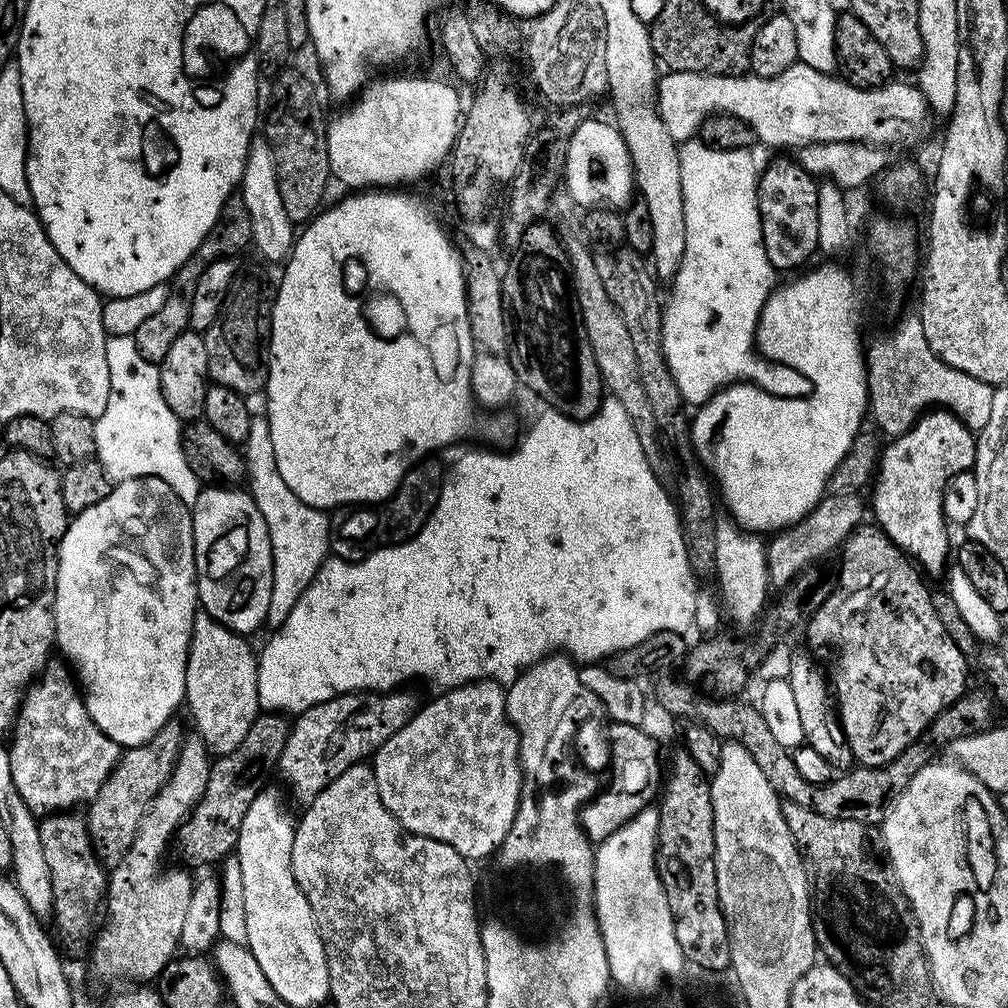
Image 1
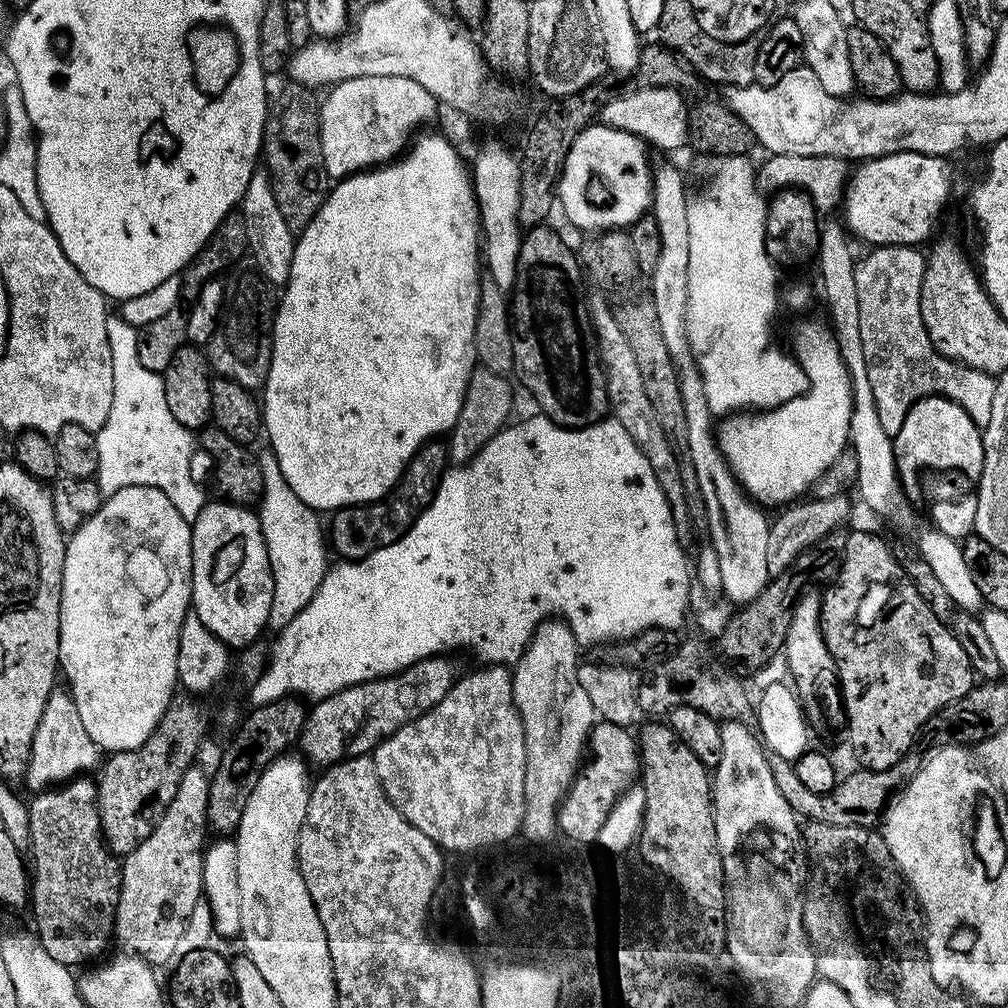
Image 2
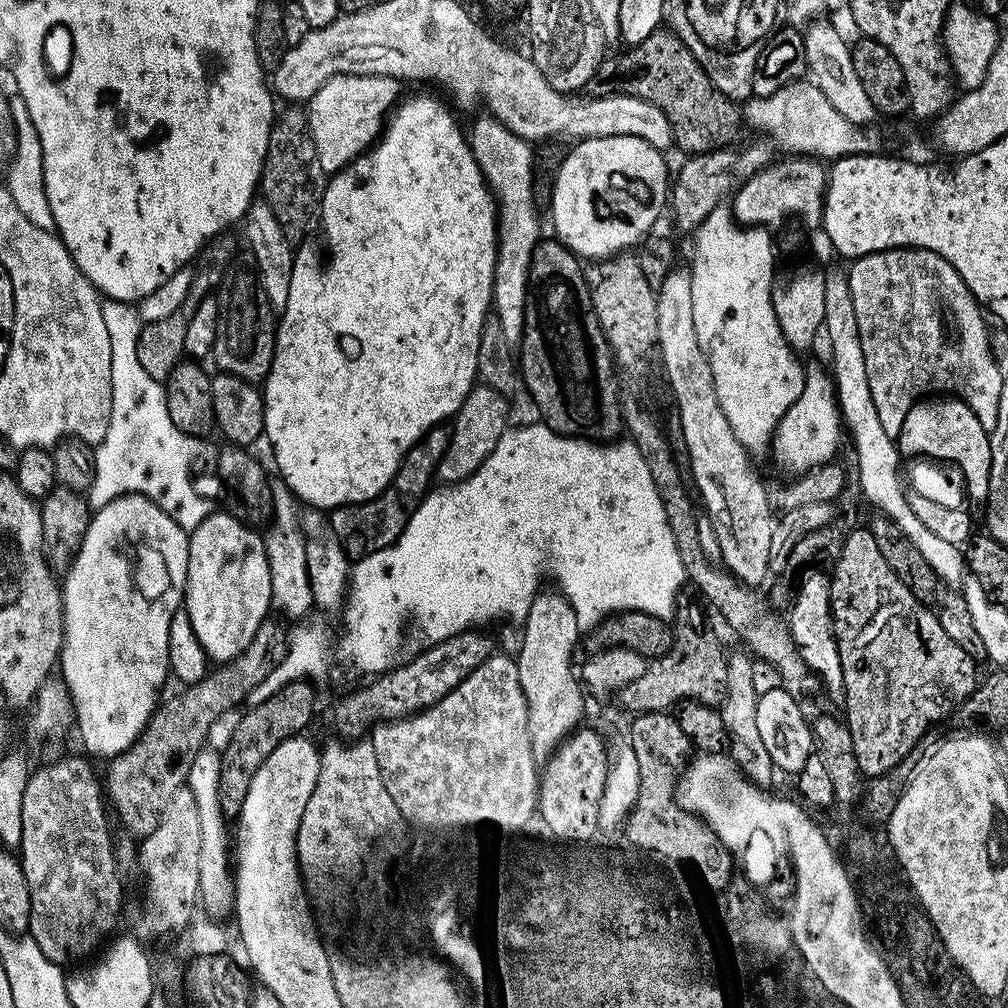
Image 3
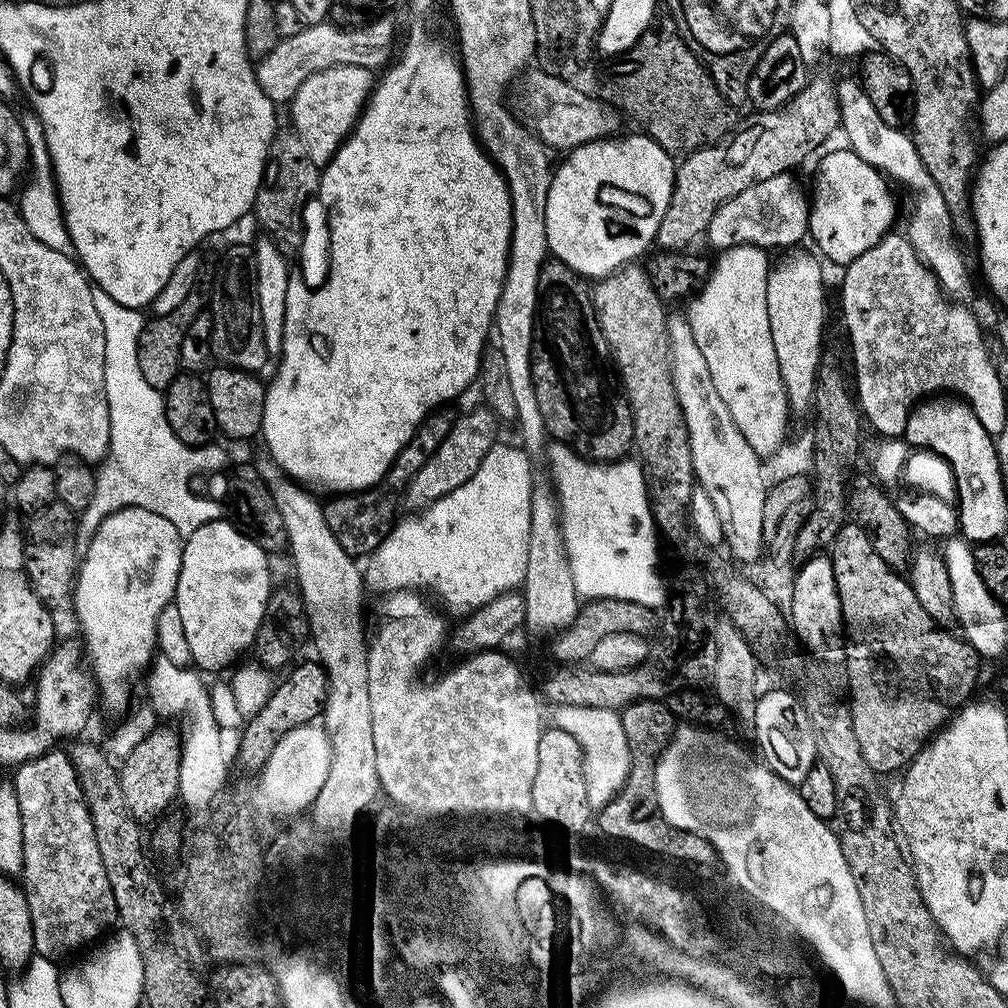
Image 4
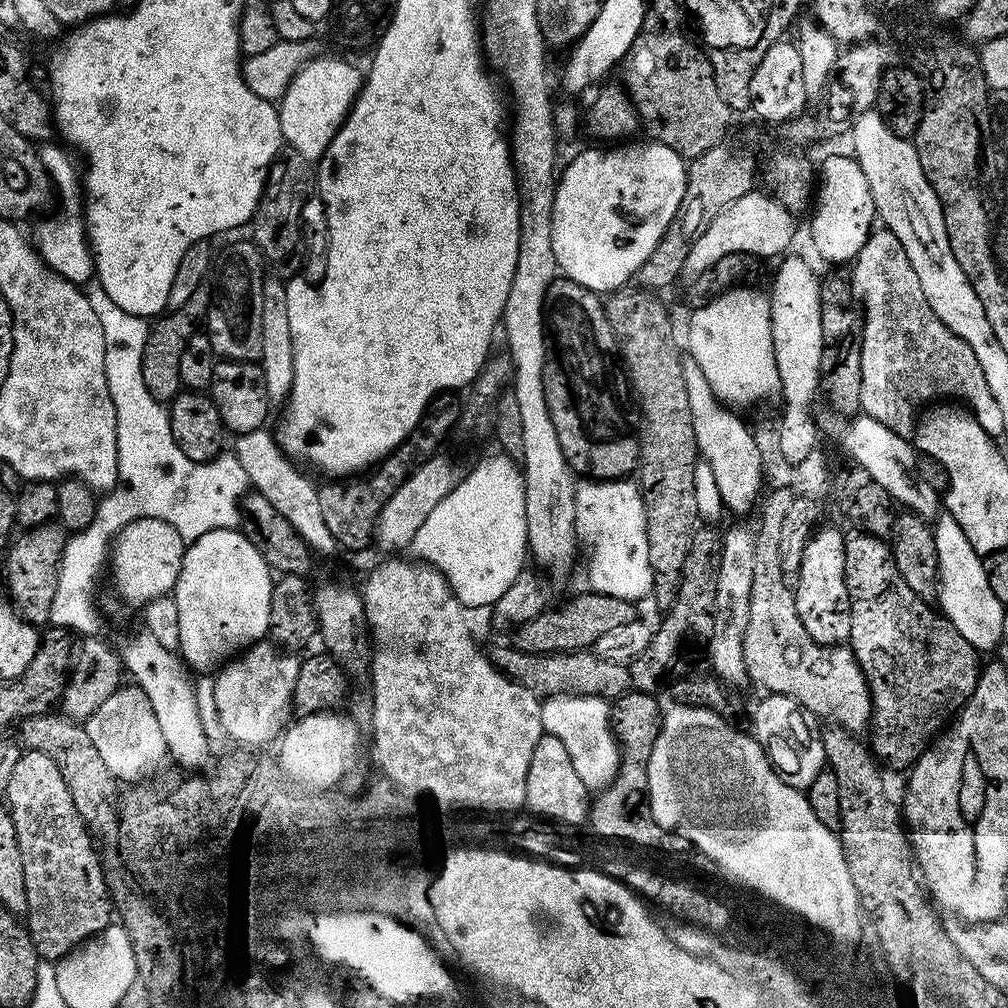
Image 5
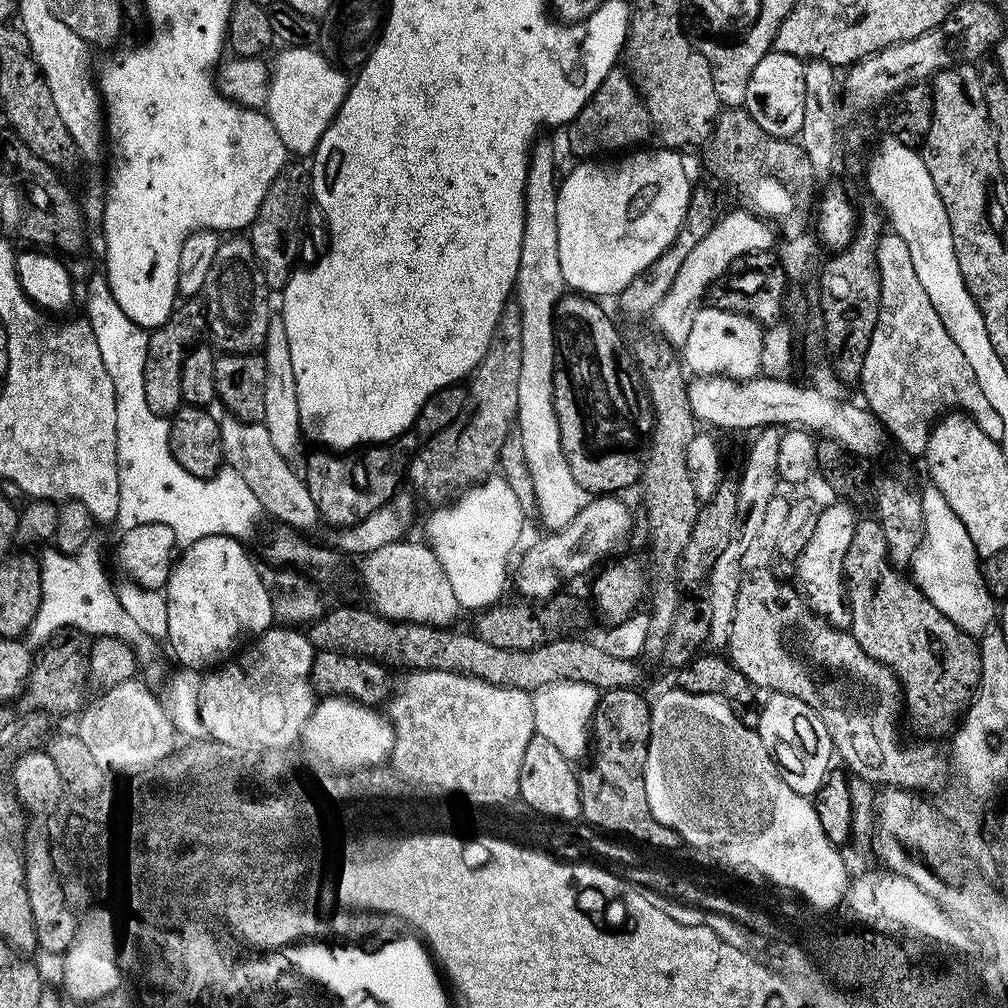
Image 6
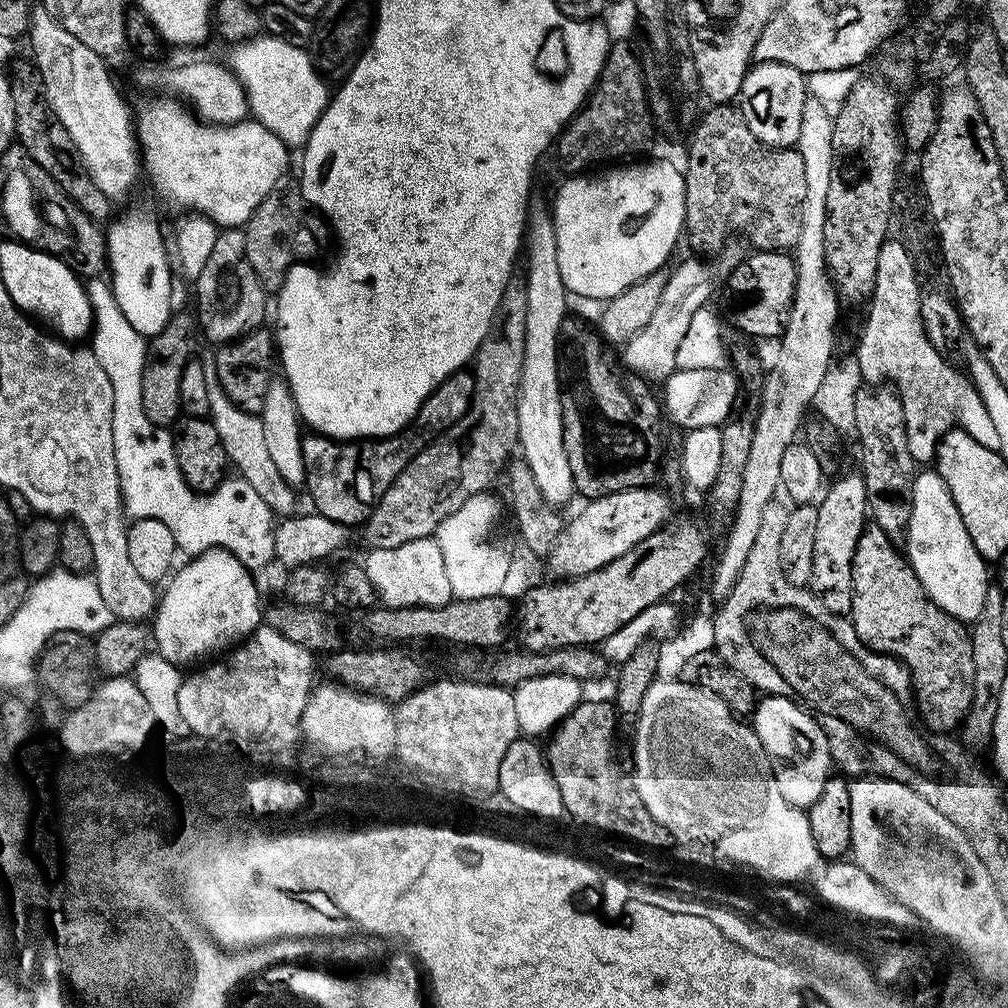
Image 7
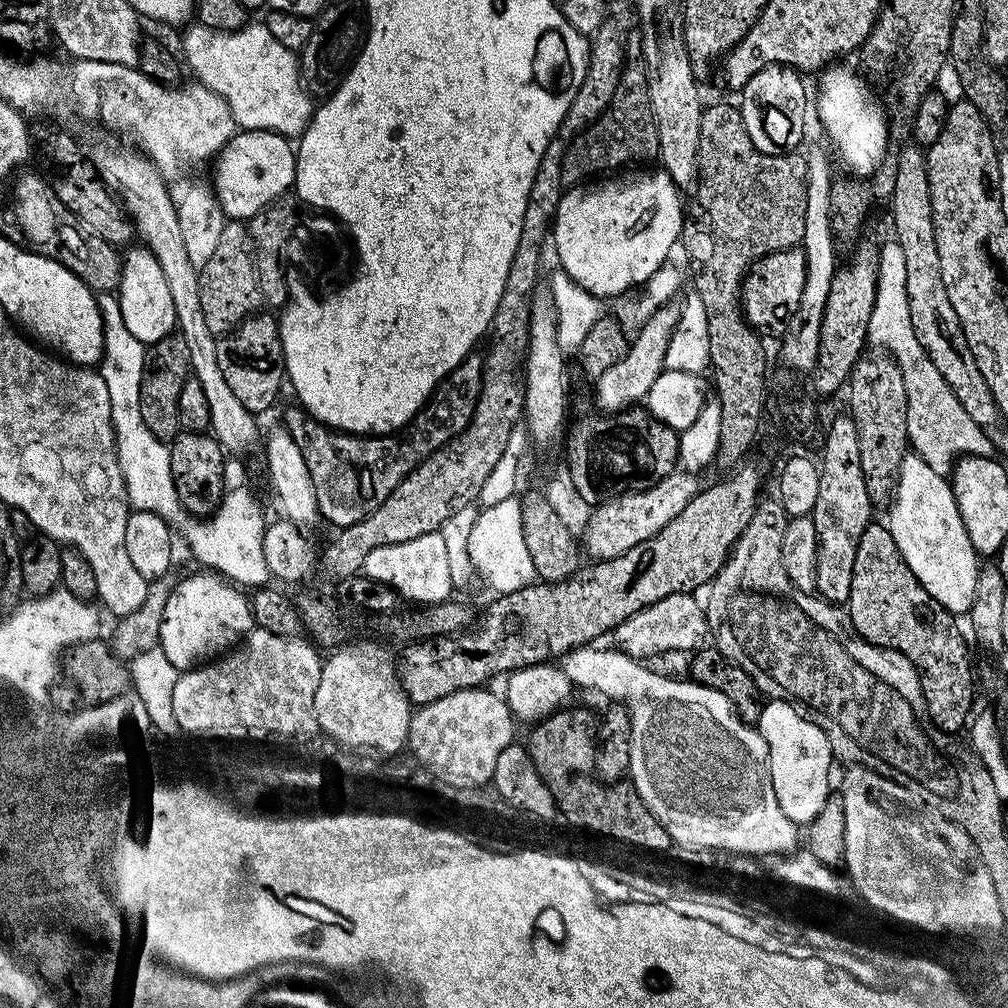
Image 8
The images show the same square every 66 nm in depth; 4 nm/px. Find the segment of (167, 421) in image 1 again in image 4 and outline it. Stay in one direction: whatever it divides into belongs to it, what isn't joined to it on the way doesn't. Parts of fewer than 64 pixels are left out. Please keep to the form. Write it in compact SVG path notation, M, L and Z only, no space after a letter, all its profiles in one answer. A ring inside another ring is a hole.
M93 287L94 307L102 318L102 330L106 330L106 402L110 406L110 446L96 472L94 498L86 506L78 520L78 536L81 541L92 539L96 527L119 508L145 508L162 514L175 524L181 537L186 538L198 526L221 519L222 504L207 500L192 492L188 483L195 472L216 472L228 456L216 442L205 444L199 450L184 444L170 430L166 422L164 397L161 389L150 386L142 378L138 367L138 338L146 323L146 316L139 308L122 306L114 302L106 290Z

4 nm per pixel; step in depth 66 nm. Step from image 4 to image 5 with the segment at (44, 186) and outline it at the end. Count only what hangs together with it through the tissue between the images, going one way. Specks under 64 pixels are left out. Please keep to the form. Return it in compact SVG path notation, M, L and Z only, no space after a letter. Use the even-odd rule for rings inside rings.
M48 144L39 149L40 161L46 170L46 174L52 180L54 200L60 213L49 220L35 221L36 229L30 232L34 246L44 259L49 268L55 269L60 276L66 278L71 284L84 286L93 279L96 271L96 261L92 255L92 249L88 242L88 234L84 226L85 197L82 195L82 176L72 165L72 160L63 152L63 147Z

